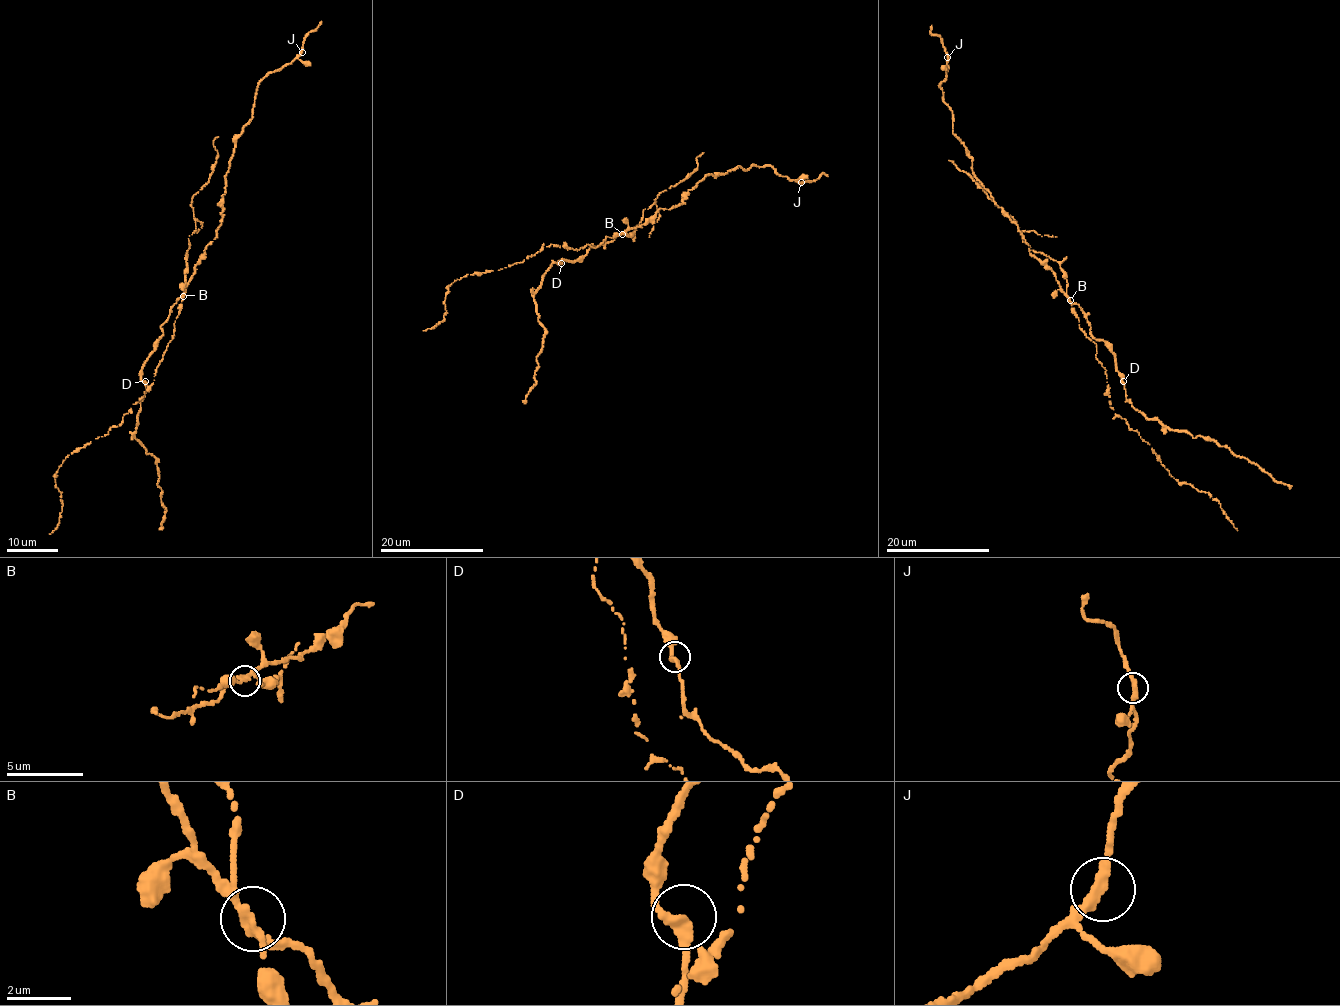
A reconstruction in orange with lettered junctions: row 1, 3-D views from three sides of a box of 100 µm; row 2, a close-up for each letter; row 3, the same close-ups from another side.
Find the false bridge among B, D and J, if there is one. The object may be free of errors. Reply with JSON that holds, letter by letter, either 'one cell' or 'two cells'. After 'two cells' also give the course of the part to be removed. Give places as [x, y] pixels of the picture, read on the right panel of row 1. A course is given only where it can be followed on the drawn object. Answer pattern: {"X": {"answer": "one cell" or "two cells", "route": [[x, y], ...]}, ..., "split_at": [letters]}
{"B": {"answer": "two cells", "route": [[1069, 300], [1106, 370], [1110, 407], [1169, 473], [1219, 502], [1237, 530]]}, "D": {"answer": "one cell"}, "J": {"answer": "one cell"}, "split_at": ["B"]}

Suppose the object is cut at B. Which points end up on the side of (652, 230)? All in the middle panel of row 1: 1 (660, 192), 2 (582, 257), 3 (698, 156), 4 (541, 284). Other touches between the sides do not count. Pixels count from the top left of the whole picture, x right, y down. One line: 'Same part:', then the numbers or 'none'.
Same part: 1, 3

